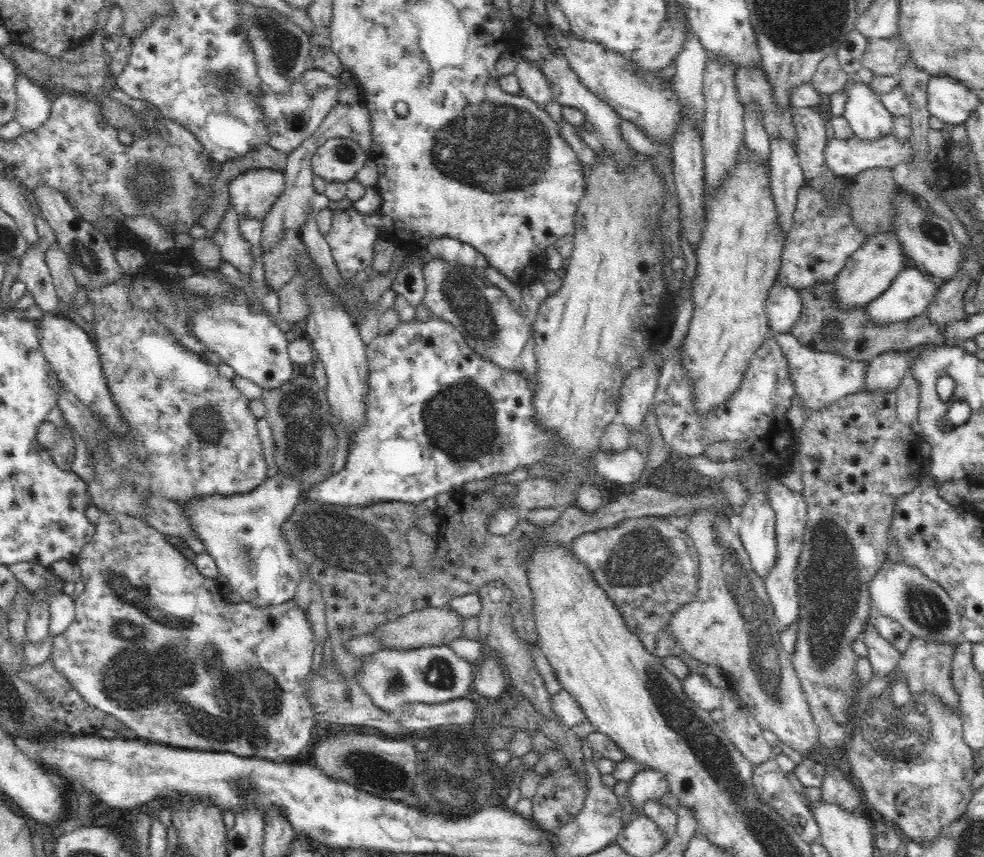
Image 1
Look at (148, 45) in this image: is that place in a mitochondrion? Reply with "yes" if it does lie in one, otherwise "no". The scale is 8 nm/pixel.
no

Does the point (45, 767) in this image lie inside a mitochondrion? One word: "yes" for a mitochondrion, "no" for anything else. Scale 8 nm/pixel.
no

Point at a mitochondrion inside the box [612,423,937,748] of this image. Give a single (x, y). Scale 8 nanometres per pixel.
(833, 579)

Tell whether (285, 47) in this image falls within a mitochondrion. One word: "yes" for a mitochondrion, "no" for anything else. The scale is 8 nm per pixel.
yes

